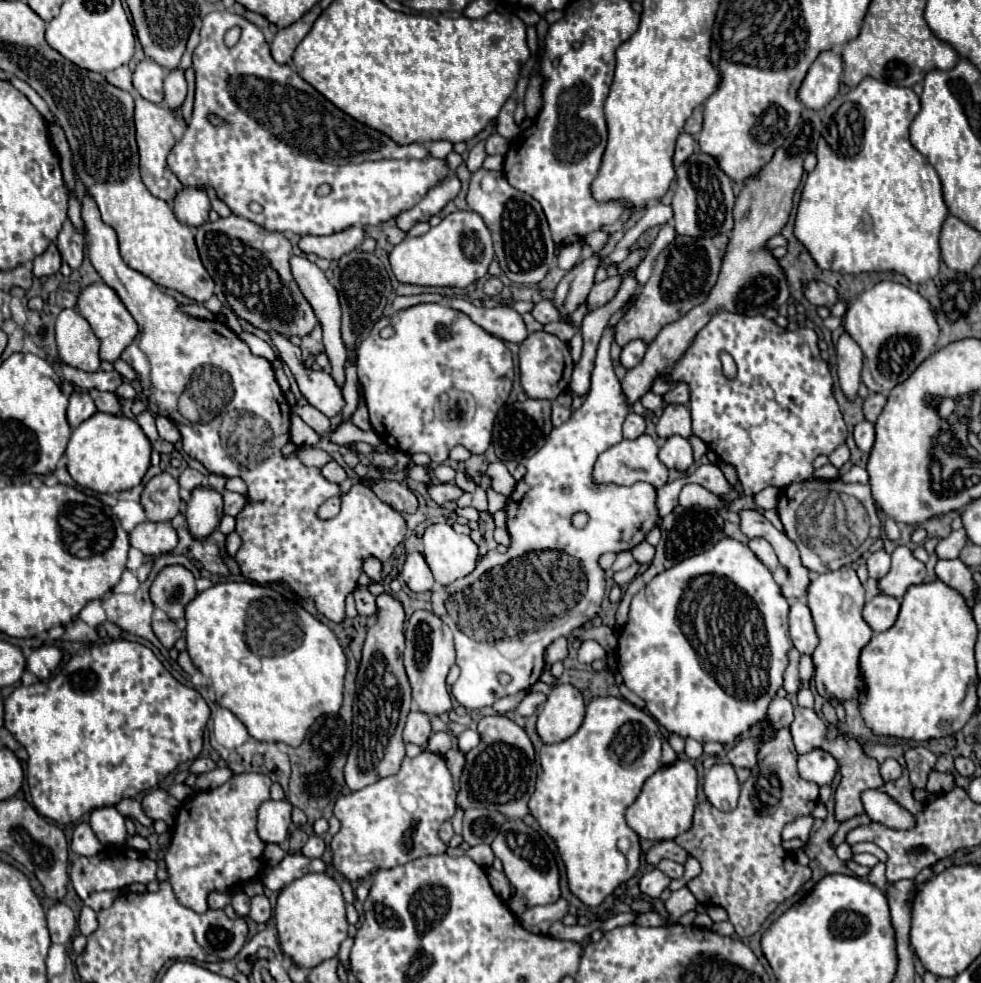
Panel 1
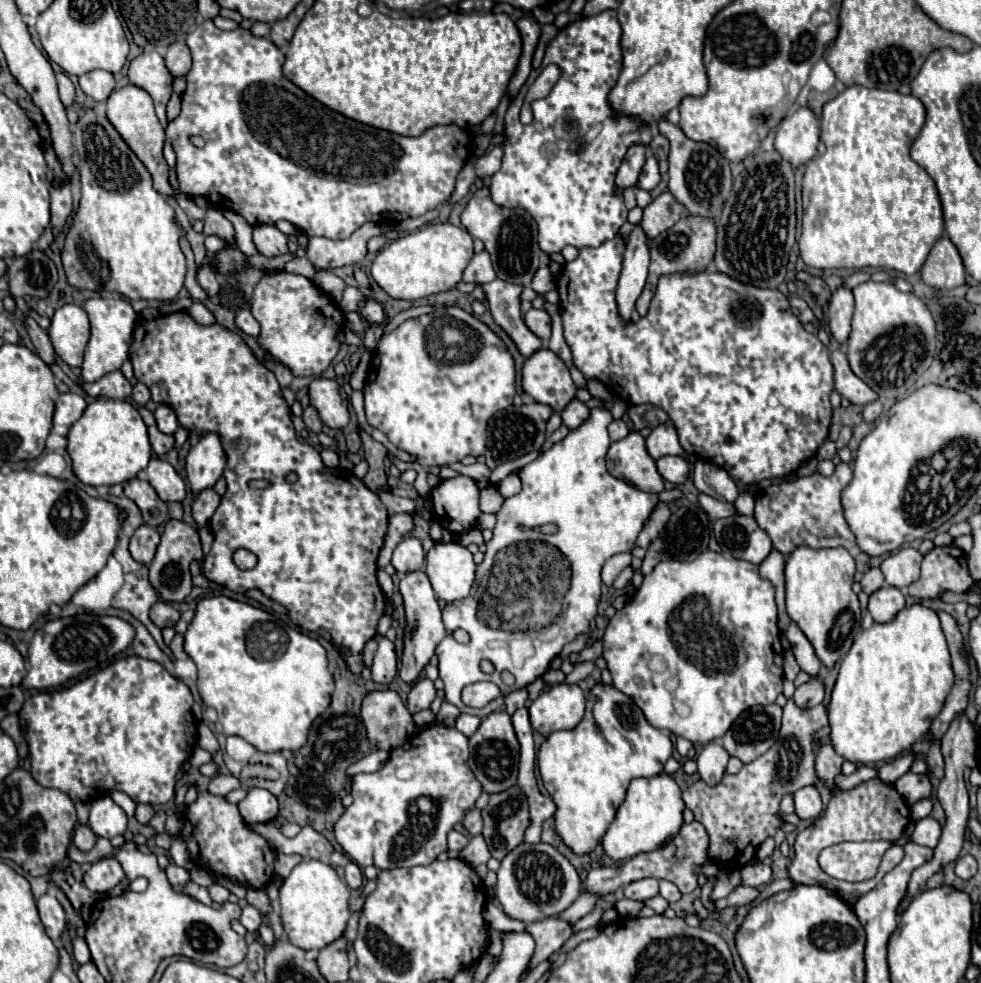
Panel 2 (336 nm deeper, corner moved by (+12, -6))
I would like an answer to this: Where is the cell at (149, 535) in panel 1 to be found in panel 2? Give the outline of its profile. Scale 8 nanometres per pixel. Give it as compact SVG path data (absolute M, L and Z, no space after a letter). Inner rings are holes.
M141 524L135 534L131 536L131 542L129 542L129 552L133 556L133 560L141 562L141 564L151 564L153 556L155 556L155 550L157 550L157 544L159 544L159 532L151 526L145 526Z

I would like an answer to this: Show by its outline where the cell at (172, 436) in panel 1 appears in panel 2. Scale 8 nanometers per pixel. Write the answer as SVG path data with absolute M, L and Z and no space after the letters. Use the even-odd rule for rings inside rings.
M159 404L159 406L157 406L157 410L155 410L155 420L157 420L157 426L159 426L159 430L161 430L163 434L173 434L173 432L179 428L175 412L173 412L169 406L165 406L165 404Z

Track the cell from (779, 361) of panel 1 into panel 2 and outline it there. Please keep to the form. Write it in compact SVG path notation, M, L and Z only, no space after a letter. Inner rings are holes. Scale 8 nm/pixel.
M615 236L609 242L603 242L597 248L581 248L579 258L573 262L567 262L563 268L563 274L557 280L557 290L561 296L561 318L565 328L565 340L571 348L575 366L583 372L585 378L595 378L603 384L609 382L609 386L615 386L619 390L619 396L631 404L653 404L663 408L671 422L677 428L681 446L701 458L709 458L717 466L725 468L731 476L741 480L741 484L757 484L765 478L779 478L797 472L797 468L807 460L813 458L819 446L827 440L829 422L831 422L831 402L829 394L833 390L833 366L829 362L829 352L823 342L811 332L807 332L795 314L789 310L787 298L779 290L769 288L749 288L745 284L737 284L737 280L729 280L729 276L721 276L721 272L699 272L699 274L671 274L663 276L657 284L657 292L653 296L653 304L645 318L639 318L637 322L625 324L617 314L615 304L615 286L621 272L621 260L625 252L625 242Z

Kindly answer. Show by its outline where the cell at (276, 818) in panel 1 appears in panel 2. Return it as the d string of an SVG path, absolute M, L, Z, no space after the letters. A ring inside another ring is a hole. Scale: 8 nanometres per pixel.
M251 788L249 794L239 802L239 812L247 824L271 822L279 814L279 802L269 790Z

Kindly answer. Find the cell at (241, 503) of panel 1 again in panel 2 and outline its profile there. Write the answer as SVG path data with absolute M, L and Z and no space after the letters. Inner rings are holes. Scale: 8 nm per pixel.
M203 490L193 502L193 520L197 522L197 526L205 526L219 504L221 496L215 490Z

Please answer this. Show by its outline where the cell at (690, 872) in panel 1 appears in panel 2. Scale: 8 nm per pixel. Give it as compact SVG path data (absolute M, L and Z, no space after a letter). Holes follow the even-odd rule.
M619 900L617 904L617 910L619 910L619 914L621 916L639 916L639 910L645 906L645 904L641 904L641 902L637 902L637 900Z

